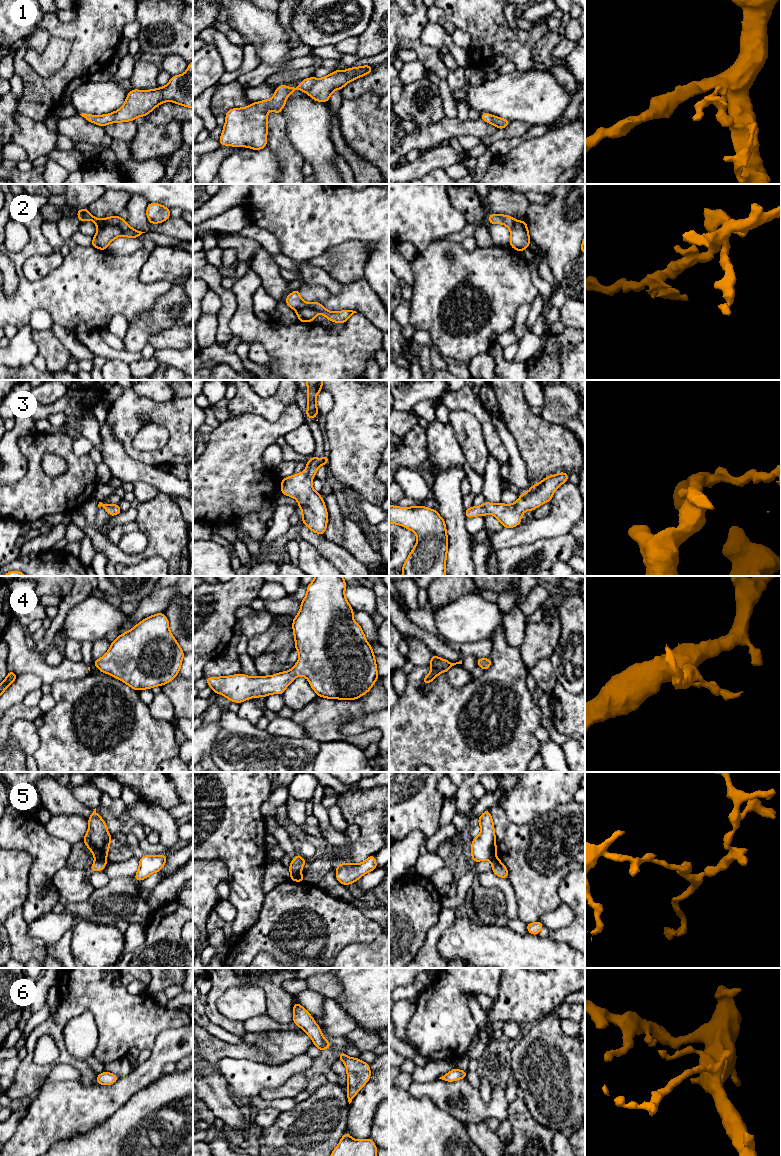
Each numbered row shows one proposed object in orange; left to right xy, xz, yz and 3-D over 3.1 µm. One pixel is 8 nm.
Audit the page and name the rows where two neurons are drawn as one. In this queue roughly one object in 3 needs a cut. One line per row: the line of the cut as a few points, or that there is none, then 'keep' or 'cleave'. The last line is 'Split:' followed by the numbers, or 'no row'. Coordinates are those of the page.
1: no cut | keep
2: xy (98, 230), (107, 224), (115, 224), (122, 231) | cleave
3: no cut | keep
4: no cut | keep
5: xy (106, 858), (95, 860) | cleave
6: no cut | keep
Split: 2, 5

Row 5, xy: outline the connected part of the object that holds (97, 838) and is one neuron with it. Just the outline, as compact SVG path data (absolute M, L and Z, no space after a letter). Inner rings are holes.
M96 808L93 810L88 819L89 828L83 842L90 849L95 860L107 859L112 836L107 830L106 823L96 812Z

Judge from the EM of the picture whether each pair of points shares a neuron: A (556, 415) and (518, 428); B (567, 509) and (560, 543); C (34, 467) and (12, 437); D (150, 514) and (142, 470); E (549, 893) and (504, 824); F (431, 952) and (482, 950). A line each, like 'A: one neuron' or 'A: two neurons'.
A: two neurons
B: two neurons
C: two neurons
D: two neurons
E: one neuron
F: two neurons

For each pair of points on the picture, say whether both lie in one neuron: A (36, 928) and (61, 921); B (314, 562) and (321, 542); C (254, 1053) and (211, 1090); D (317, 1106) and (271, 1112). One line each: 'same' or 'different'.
A: same
B: different
C: different
D: different

